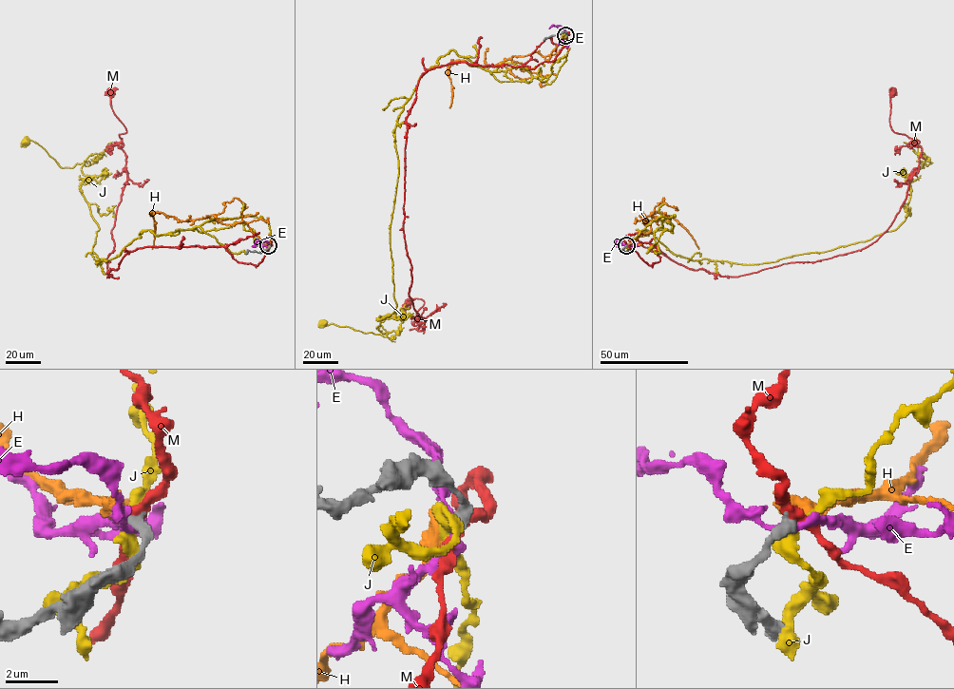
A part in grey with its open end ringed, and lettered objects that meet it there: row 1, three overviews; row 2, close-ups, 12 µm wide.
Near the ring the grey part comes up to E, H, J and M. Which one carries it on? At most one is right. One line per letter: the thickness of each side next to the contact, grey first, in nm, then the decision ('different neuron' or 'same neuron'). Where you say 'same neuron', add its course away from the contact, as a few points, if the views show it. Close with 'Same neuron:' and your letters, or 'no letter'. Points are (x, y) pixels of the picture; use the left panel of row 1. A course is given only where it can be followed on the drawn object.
E: 550 nm thick on the grey side, 280 nm on the other; different neuron
H: 480 nm thick on the grey side, 650 nm on the other; same neuron; it runs (269, 245), (243, 221), (222, 224), (213, 215), (178, 220), (152, 212), (152, 249)
J: 550 nm thick on the grey side, 400 nm on the other; different neuron
M: 550 nm thick on the grey side, 440 nm on the other; different neuron
Same neuron: H

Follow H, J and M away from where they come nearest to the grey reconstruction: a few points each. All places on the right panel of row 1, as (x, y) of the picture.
H: (626, 245), (648, 233), (651, 226), (642, 223), (649, 215), (657, 220), (657, 212), (672, 217), (698, 249)
J: (626, 245), (674, 215), (641, 234), (693, 259), (867, 241), (906, 218), (914, 143)
M: (626, 245), (649, 265), (658, 246), (734, 277), (866, 248), (921, 152), (892, 129), (892, 91)

